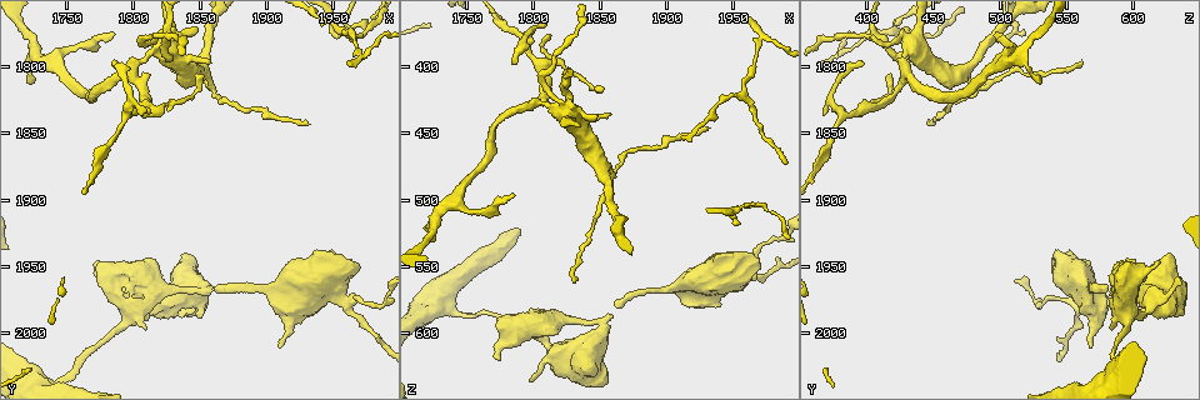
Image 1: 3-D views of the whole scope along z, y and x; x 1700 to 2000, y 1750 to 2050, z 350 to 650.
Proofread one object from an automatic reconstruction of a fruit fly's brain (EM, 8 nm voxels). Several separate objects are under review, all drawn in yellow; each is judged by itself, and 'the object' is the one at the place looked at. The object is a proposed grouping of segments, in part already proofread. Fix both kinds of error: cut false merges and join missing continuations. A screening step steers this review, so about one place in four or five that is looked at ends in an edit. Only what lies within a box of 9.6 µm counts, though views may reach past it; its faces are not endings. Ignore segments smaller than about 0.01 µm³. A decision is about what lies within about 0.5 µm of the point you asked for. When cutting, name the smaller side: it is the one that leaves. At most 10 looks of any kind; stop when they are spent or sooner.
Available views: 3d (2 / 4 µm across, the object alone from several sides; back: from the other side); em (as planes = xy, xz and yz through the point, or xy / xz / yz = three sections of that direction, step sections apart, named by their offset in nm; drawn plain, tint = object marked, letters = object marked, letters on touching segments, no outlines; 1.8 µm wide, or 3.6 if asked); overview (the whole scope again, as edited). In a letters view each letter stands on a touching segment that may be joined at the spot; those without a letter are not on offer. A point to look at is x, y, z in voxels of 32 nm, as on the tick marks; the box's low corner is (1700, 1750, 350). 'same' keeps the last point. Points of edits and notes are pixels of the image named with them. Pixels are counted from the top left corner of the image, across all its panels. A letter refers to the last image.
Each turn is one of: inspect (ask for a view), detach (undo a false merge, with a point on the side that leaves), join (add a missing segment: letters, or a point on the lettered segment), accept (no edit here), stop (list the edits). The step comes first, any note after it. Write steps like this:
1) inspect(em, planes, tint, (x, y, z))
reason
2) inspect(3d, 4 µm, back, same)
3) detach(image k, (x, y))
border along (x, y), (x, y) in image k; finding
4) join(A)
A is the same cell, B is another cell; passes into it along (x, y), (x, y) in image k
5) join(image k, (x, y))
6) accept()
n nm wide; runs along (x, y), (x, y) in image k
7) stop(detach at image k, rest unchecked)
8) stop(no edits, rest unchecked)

inspect(em, yz, step 8, tint, (1774, 1946, 618))
an open end

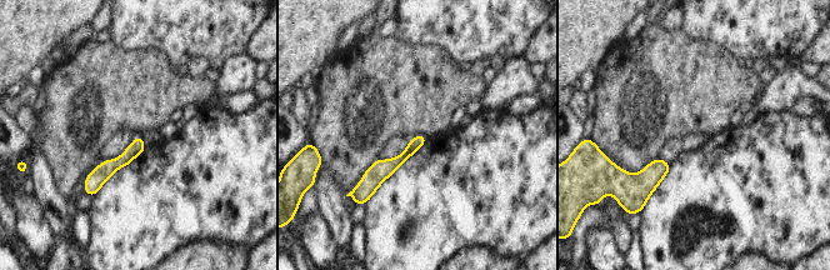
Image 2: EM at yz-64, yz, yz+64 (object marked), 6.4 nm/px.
inspect(em, planes, letters, same)

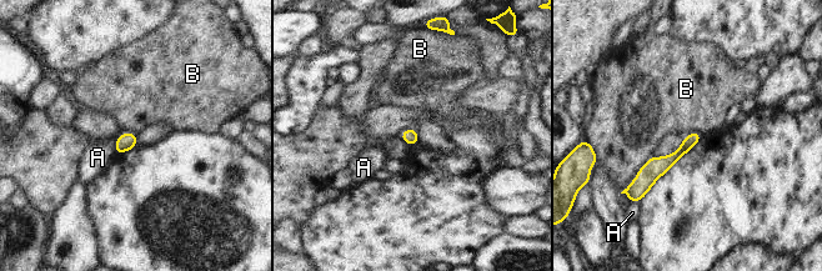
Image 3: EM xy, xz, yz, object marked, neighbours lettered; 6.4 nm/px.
accept()
A and B are other cells; border along (653, 155), (623, 189) in image 3; none of them fits

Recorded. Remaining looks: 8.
inspect(3d, 4 µm, (1956, 1776, 506))
branch stops here

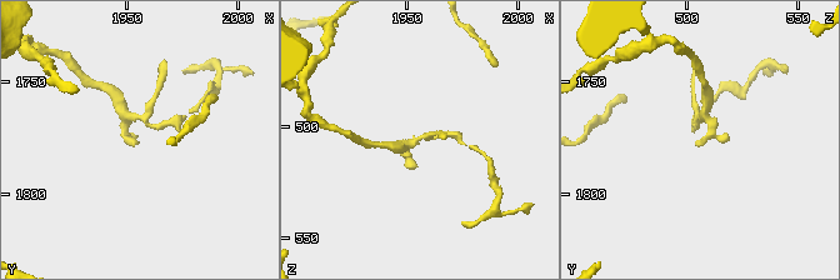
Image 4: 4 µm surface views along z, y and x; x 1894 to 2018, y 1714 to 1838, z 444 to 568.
inspect(em, planes, plain, (1955, 1777, 507))
3 arms

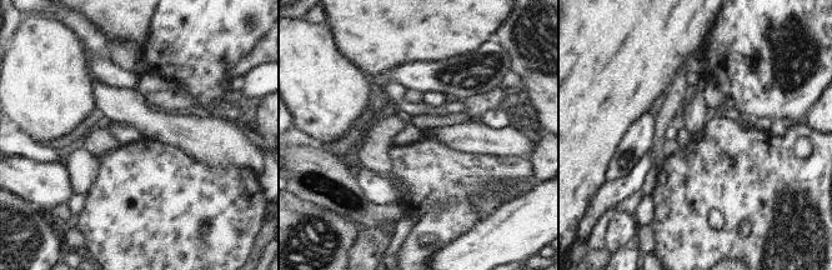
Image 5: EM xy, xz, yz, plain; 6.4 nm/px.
inspect(em, planes, letters, same)
see the neighbours

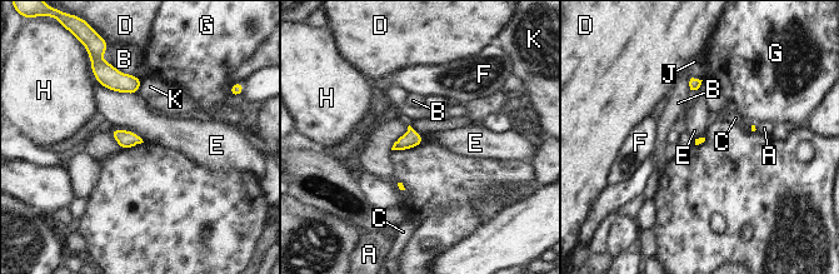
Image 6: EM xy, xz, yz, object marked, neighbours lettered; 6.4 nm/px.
accept()
A, B, C, D, E, F, G, H, J and K are other cells; no lettered segment goes on from it

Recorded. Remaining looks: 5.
inspect(em, yz, step 4, letters, (1930, 1846, 448))
an open end

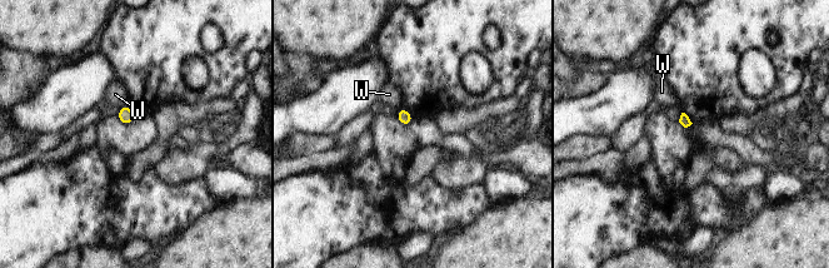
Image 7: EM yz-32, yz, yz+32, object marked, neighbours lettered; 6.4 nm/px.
inspect(em, planes, letters, same)
another direction

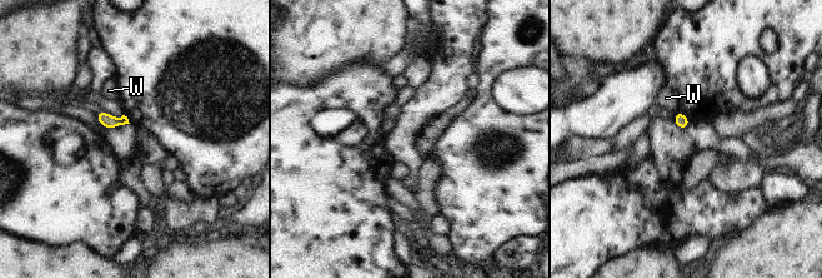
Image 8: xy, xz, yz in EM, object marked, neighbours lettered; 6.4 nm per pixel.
accept()
W is another cell; no lettered segment goes on from it

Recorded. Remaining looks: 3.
stop(no edits, rest unchecked)

